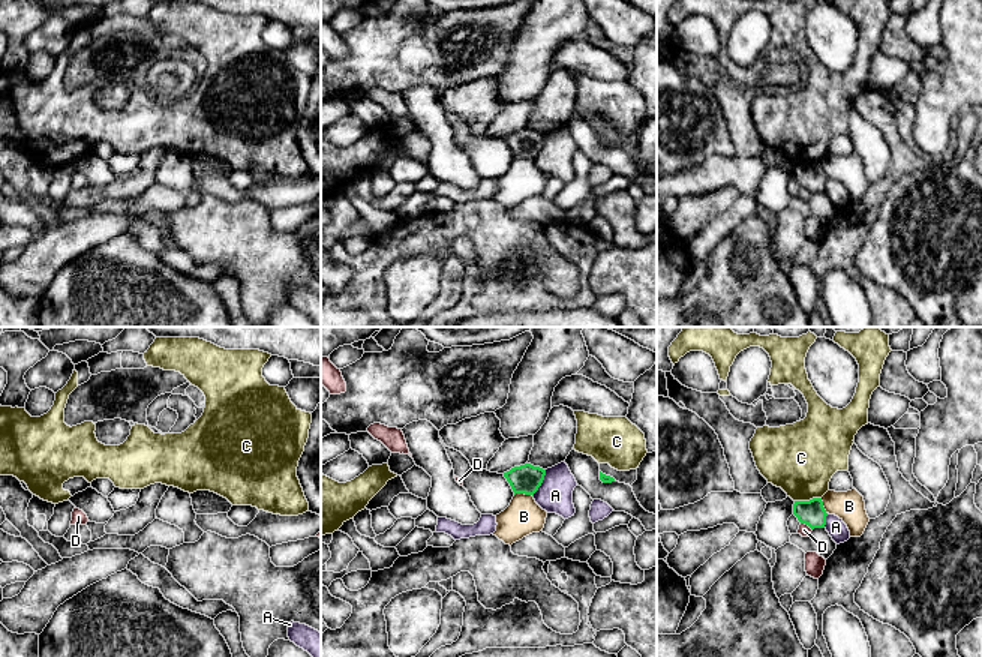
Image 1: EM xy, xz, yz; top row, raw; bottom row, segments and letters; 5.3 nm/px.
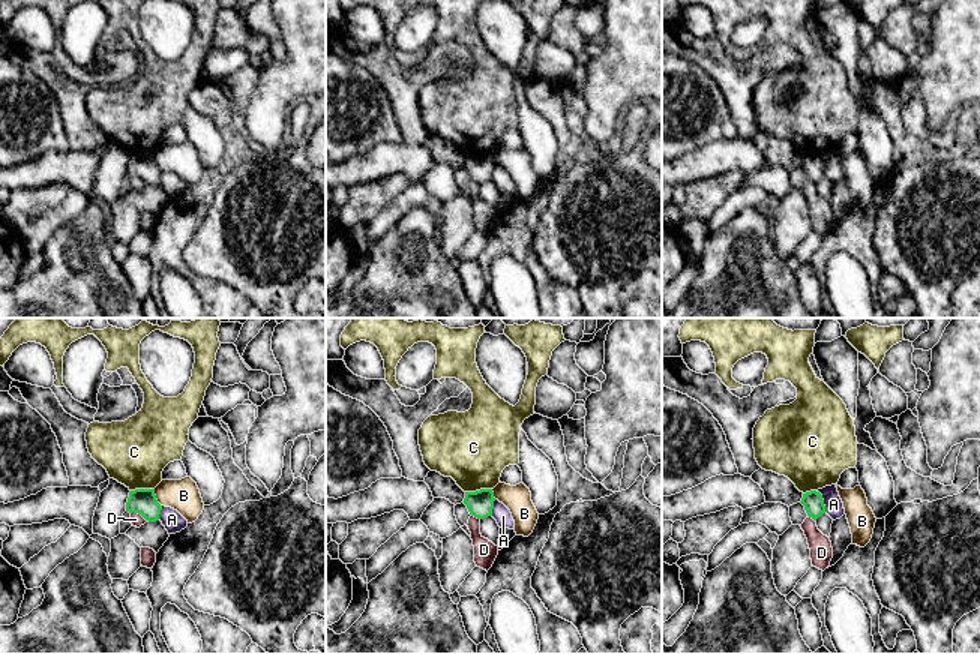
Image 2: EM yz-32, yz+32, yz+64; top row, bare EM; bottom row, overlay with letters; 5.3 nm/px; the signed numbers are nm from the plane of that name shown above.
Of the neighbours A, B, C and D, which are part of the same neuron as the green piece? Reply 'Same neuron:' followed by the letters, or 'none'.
Same neuron: none

